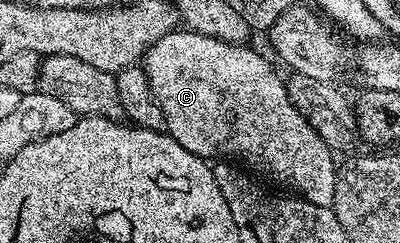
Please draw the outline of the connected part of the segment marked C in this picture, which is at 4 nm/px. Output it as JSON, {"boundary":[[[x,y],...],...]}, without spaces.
{"boundary":[[[178,28],[170,32],[163,40],[159,40],[145,53],[143,65],[145,75],[149,78],[149,87],[157,98],[159,108],[163,108],[165,119],[167,120],[167,132],[179,144],[183,144],[183,148],[187,148],[187,152],[191,152],[195,156],[206,160],[236,160],[238,163],[246,164],[257,168],[265,175],[273,178],[277,183],[283,185],[280,187],[292,190],[294,195],[305,198],[311,204],[319,204],[320,206],[332,207],[335,200],[335,184],[339,173],[338,167],[335,168],[335,157],[332,147],[328,146],[319,136],[307,119],[302,116],[293,102],[290,100],[288,85],[286,81],[280,78],[274,66],[261,54],[253,50],[249,44],[234,44],[224,42],[218,38],[212,38],[206,34],[196,34],[194,30]]]}

